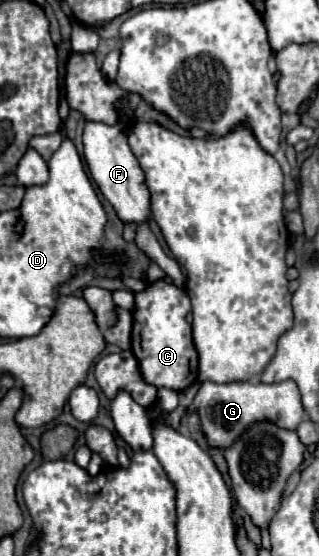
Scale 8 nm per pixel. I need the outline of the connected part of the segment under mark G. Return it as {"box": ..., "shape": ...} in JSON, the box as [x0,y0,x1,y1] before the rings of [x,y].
{"box":[191,379,303,449],"shape":[[[287,379],[281,383],[265,385],[265,383],[249,383],[249,381],[233,381],[233,383],[211,383],[203,381],[201,389],[191,405],[193,409],[199,409],[201,415],[201,429],[209,441],[211,447],[225,449],[255,421],[269,419],[277,423],[283,429],[297,429],[297,425],[303,421],[303,405],[301,405],[301,393],[295,385],[295,381]]]}

